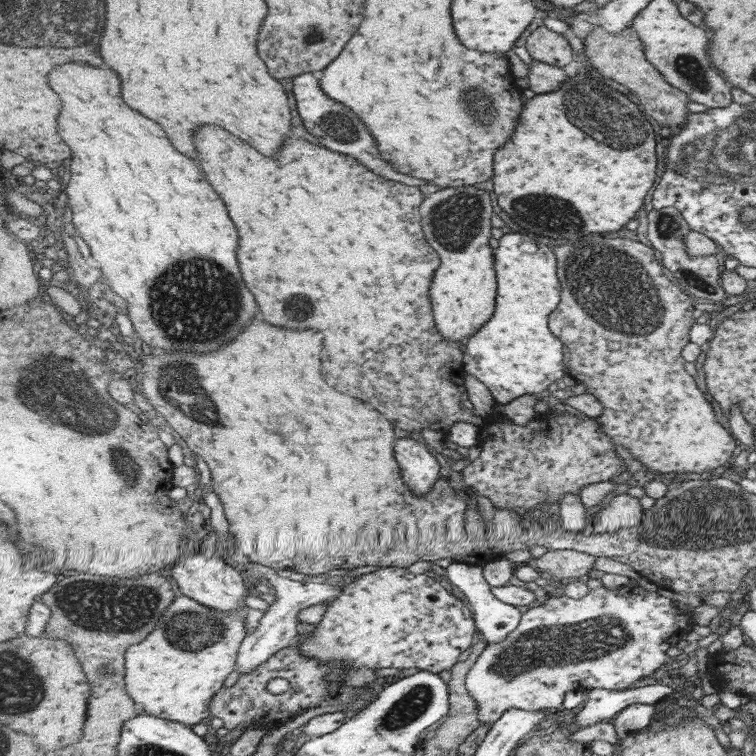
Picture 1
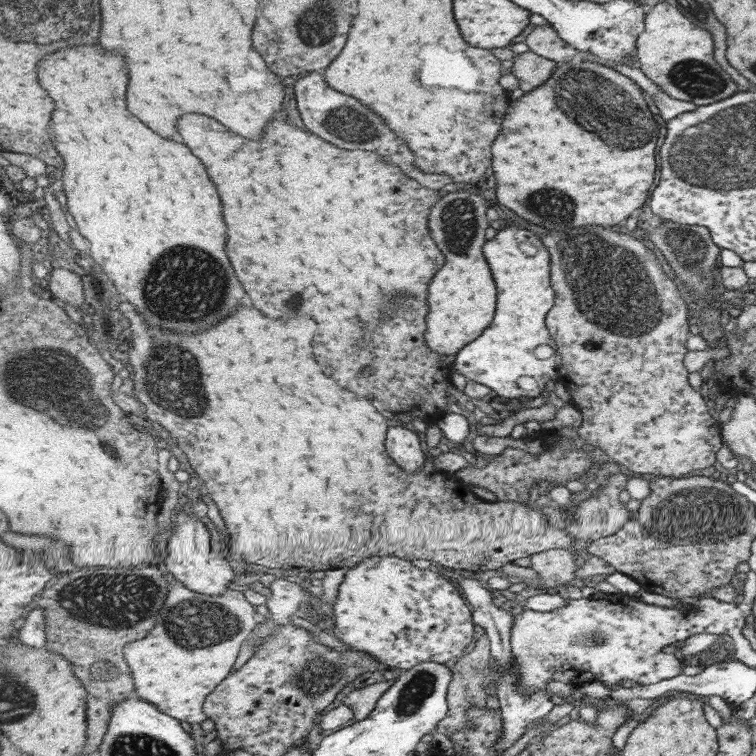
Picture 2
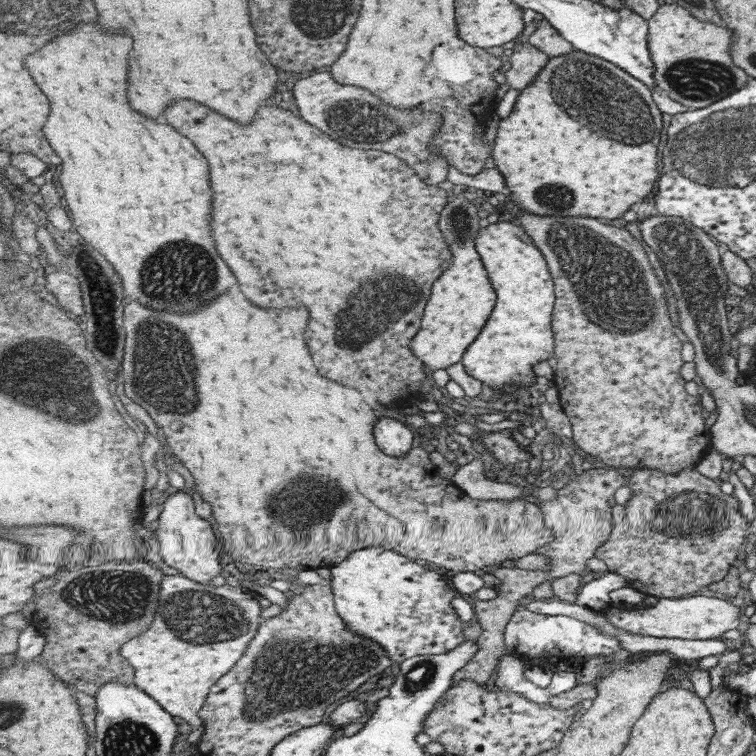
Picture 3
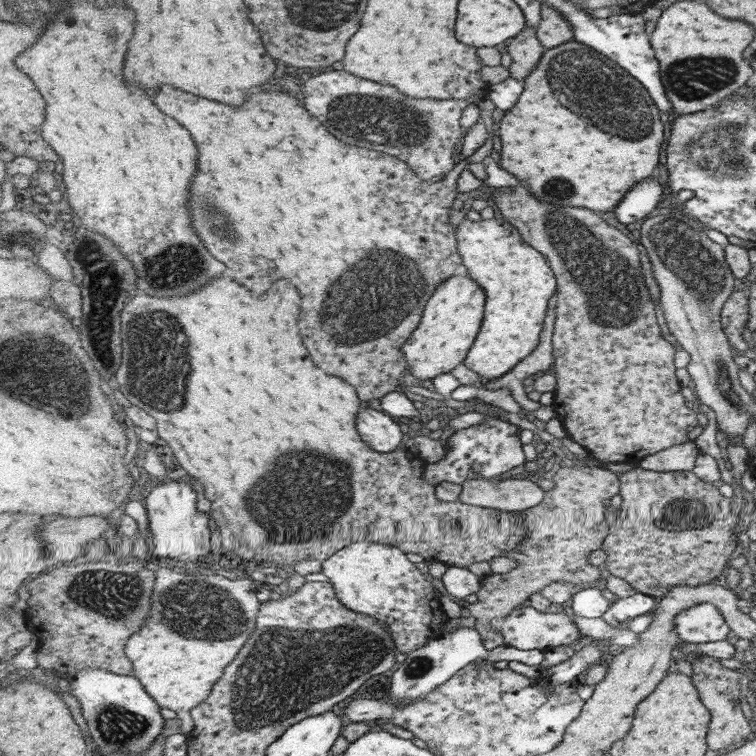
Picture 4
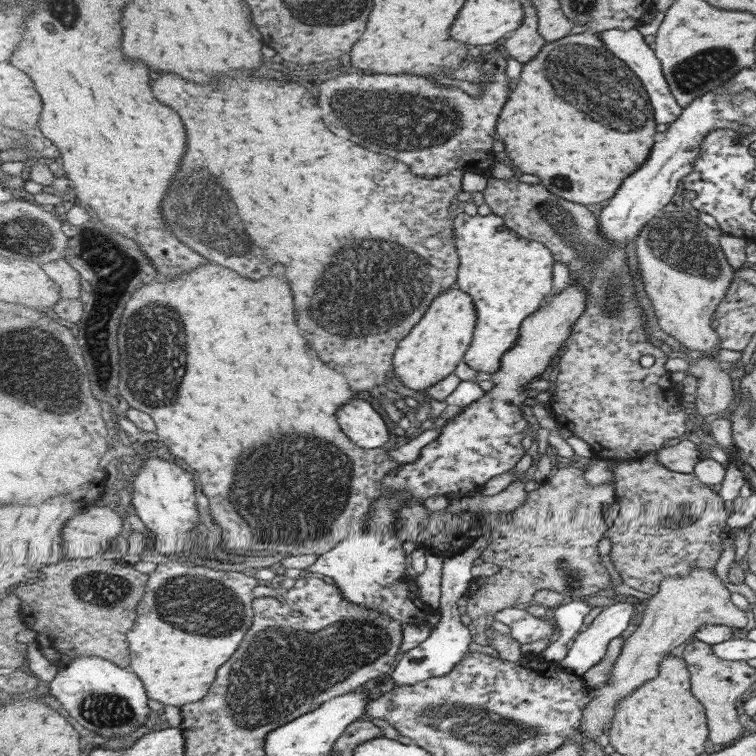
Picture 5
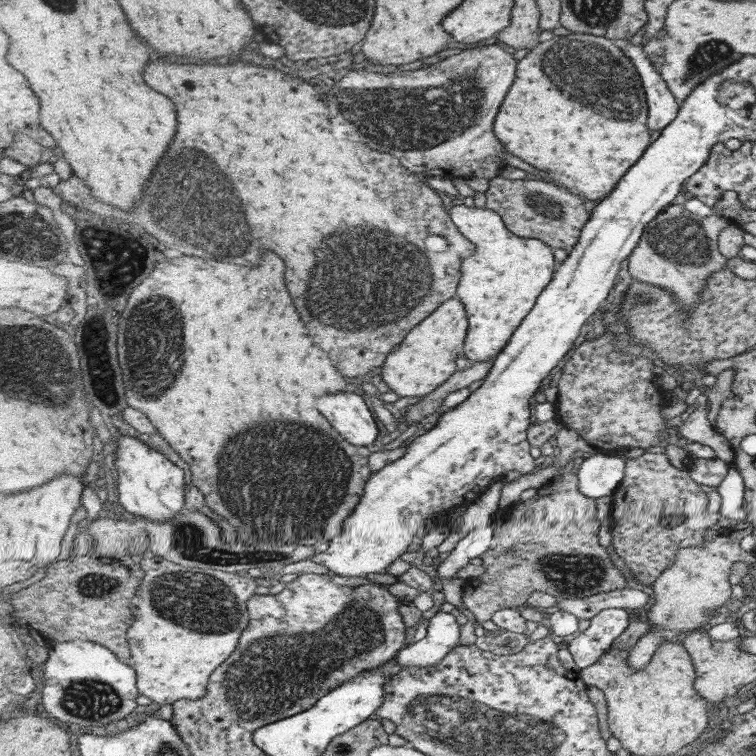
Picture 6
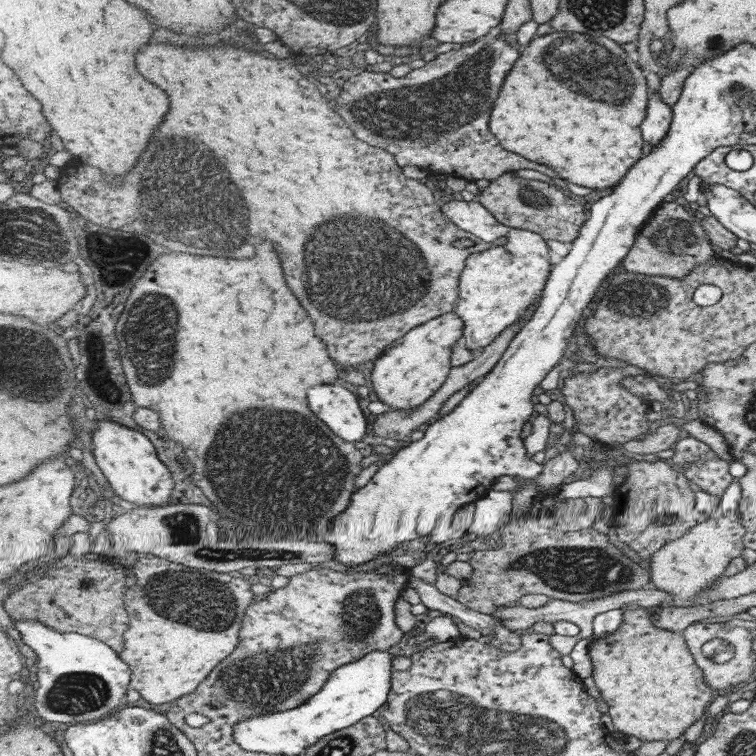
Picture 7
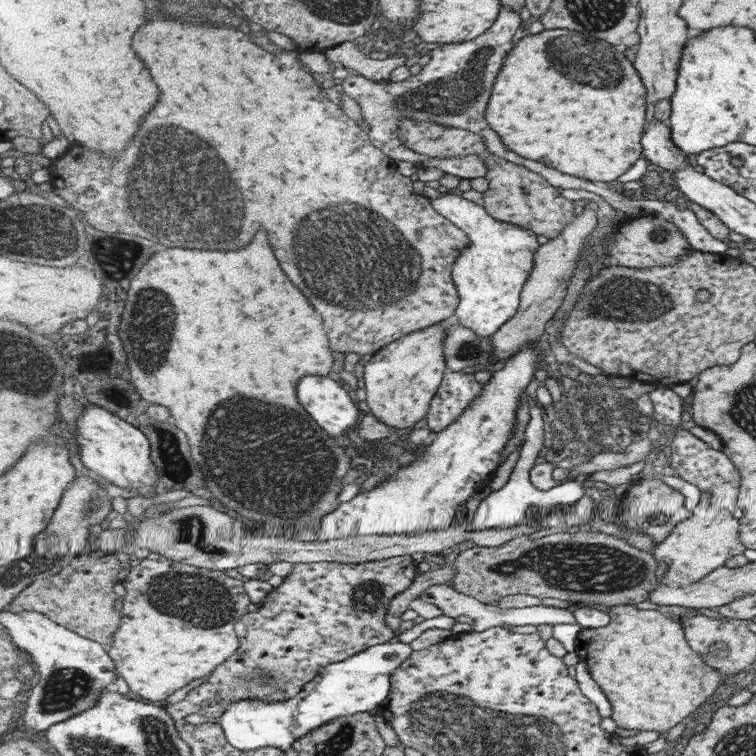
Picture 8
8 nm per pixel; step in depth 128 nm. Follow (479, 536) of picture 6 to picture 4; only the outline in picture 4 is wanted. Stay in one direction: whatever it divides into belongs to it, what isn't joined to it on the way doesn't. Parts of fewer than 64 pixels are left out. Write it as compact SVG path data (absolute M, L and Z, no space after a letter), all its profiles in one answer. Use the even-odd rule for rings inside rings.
M449 566L441 578L440 586L451 598L462 598L479 594L482 590L482 579L473 575L467 566ZM461 627L457 630L445 632L437 640L431 640L425 648L419 648L418 651L411 652L406 660L393 673L390 684L390 698L395 700L395 704L407 706L423 696L431 694L431 691L437 690L443 684L453 679L462 668L469 666L479 659L487 659L498 663L506 660L509 663L517 661L531 666L543 665L545 652L542 650L521 650L513 646L500 646L495 650L487 650L482 637L482 633L477 628Z

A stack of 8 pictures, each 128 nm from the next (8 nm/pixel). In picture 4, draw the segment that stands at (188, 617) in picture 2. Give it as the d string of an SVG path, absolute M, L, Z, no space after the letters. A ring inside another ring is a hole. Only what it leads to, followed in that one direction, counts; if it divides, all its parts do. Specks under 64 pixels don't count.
M177 567L159 568L155 582L155 604L151 620L133 636L127 644L127 656L135 660L135 676L143 680L143 686L159 706L173 710L181 720L182 732L191 734L195 728L191 712L199 704L210 698L215 684L222 678L227 666L238 658L247 640L257 627L257 620L262 602L257 600L257 589L260 582L257 579L247 578L229 579L218 574L194 576L180 572Z

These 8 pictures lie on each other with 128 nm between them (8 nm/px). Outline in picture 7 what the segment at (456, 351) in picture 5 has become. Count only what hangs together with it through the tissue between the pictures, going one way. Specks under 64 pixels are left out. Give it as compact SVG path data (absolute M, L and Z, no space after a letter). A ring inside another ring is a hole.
M453 311L415 328L400 342L388 347L375 360L370 378L379 401L399 411L423 406L444 386L450 376L454 349L463 341L464 331L462 317Z

